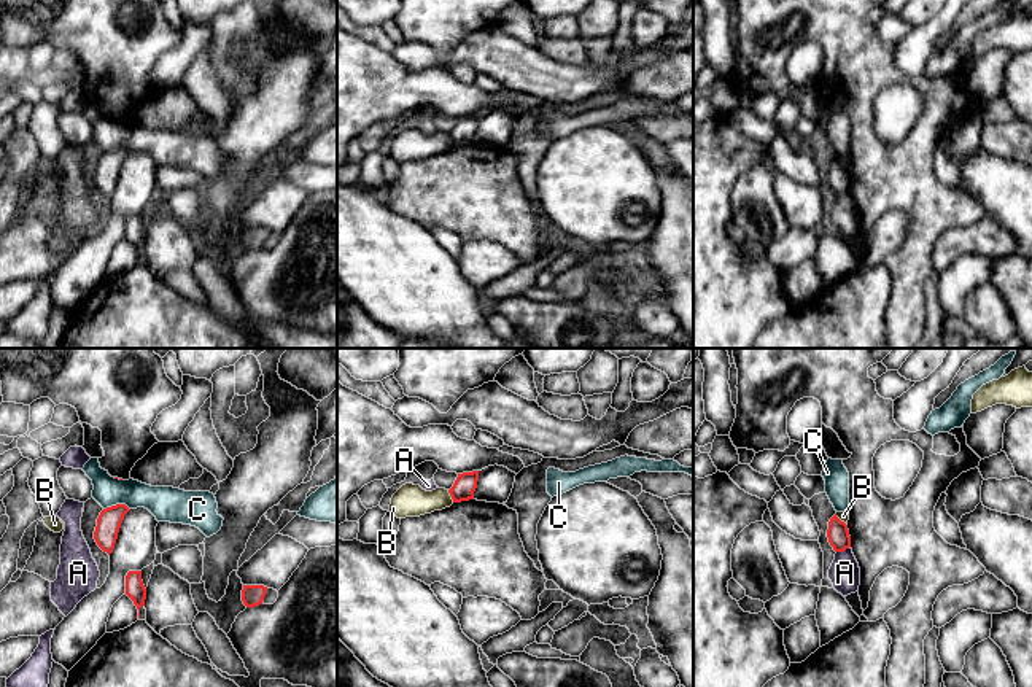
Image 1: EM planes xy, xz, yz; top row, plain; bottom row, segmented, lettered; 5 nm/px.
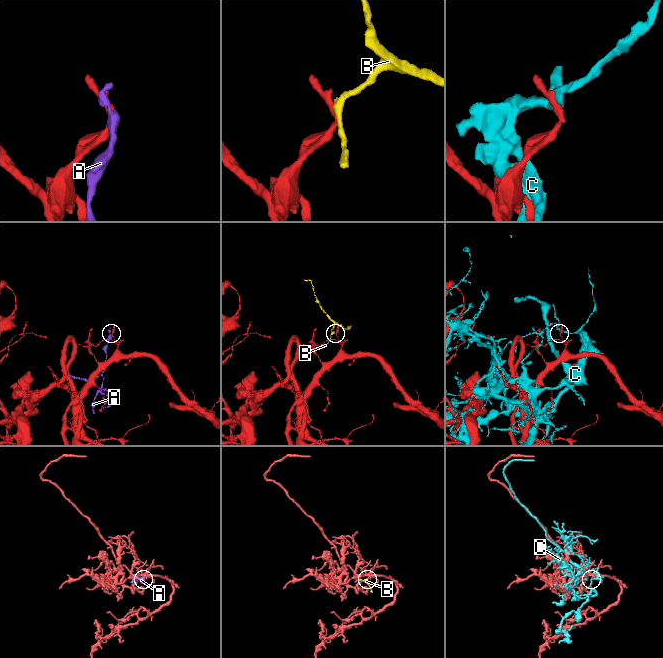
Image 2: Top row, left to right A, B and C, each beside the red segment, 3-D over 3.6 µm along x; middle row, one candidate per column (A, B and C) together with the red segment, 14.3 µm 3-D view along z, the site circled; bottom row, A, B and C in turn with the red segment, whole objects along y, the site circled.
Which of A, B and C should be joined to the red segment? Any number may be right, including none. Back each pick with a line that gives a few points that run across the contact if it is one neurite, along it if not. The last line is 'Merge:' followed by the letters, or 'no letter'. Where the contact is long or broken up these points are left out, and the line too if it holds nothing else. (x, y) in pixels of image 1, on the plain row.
Merge: no letter

